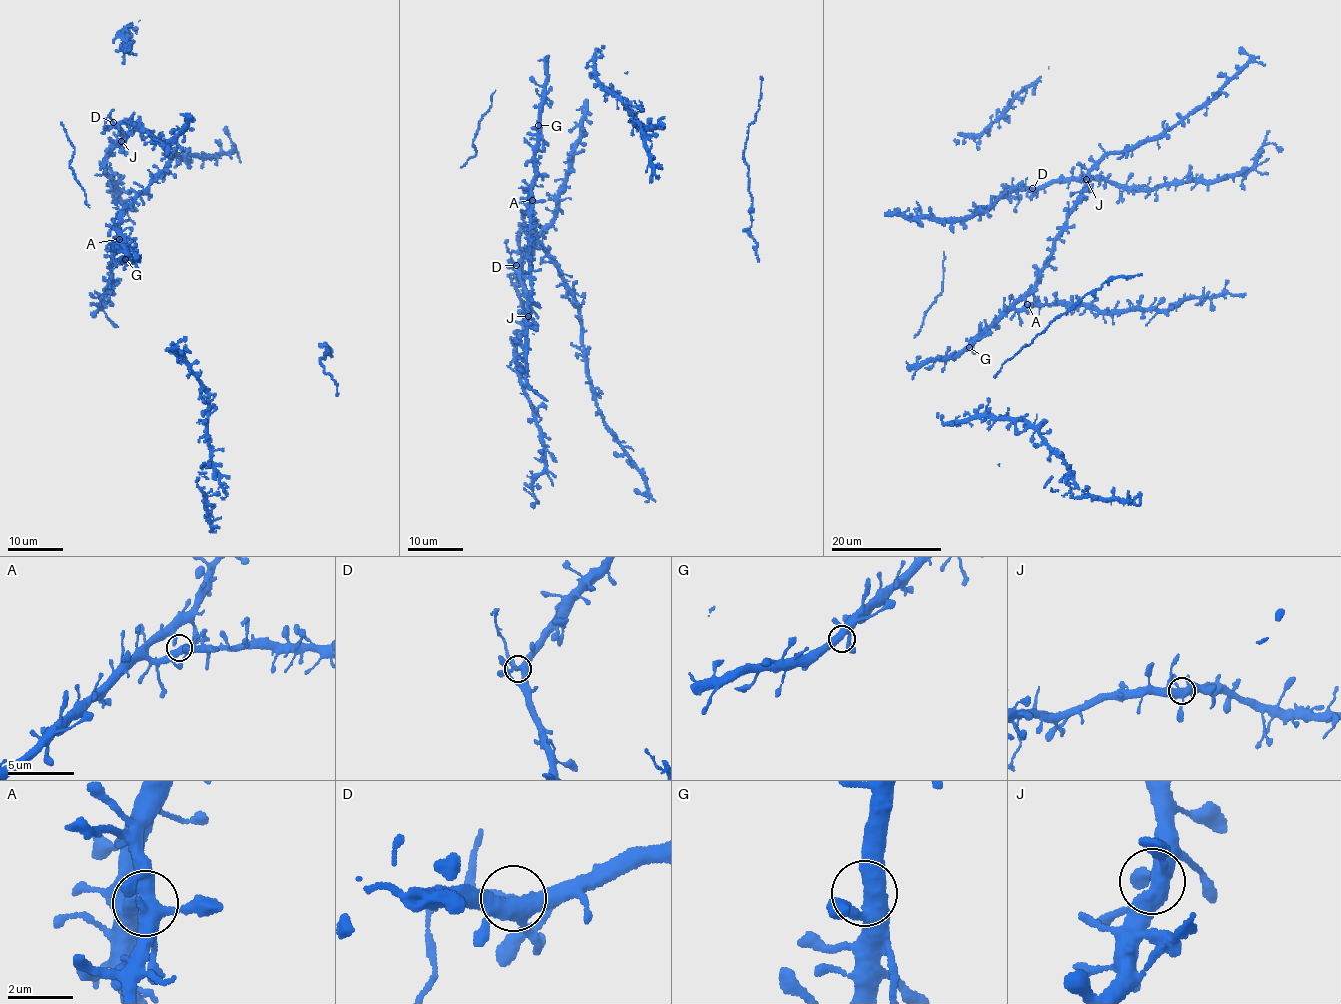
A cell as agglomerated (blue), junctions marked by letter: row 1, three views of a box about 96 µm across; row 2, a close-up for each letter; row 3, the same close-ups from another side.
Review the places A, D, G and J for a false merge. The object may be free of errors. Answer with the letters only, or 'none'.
D

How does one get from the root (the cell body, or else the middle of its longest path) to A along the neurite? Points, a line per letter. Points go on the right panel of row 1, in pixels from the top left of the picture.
A: (967, 345), (1010, 310), (1022, 310), (1027, 304)

